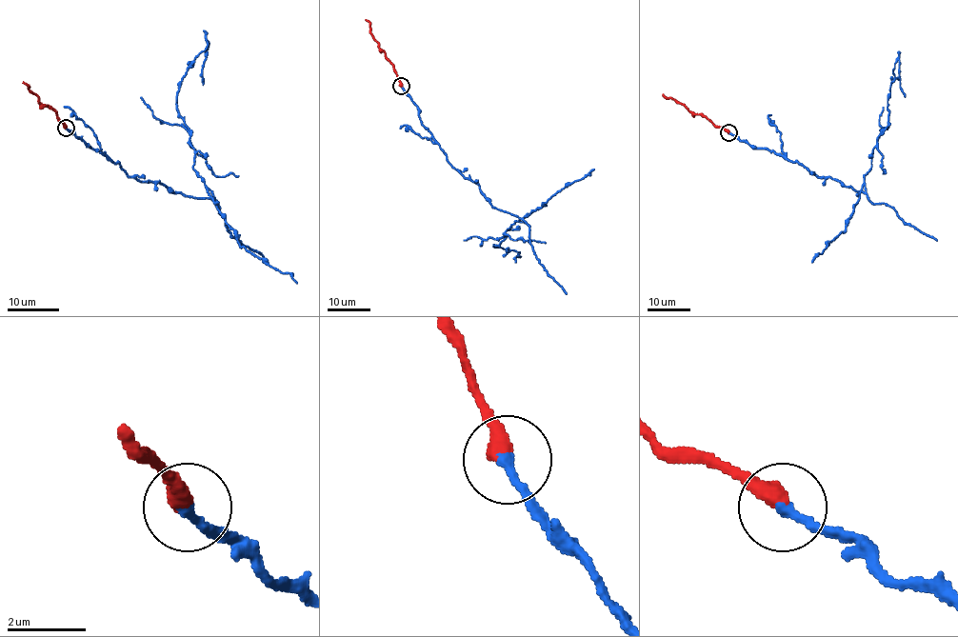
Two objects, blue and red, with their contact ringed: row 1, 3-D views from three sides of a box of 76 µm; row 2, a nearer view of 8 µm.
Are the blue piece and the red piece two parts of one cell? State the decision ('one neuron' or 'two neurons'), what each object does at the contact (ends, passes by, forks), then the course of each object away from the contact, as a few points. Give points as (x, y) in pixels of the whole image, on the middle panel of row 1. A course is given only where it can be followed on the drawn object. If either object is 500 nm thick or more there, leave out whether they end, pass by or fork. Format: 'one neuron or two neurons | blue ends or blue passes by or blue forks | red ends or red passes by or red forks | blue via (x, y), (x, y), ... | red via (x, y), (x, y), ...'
two neurons | blue ends | red ends | blue via (402, 86), (421, 124), (453, 168), (470, 178), (494, 208), (521, 218), (493, 245), (520, 251), (515, 262) | red via (402, 86), (393, 65), (370, 32), (370, 24), (365, 19)

